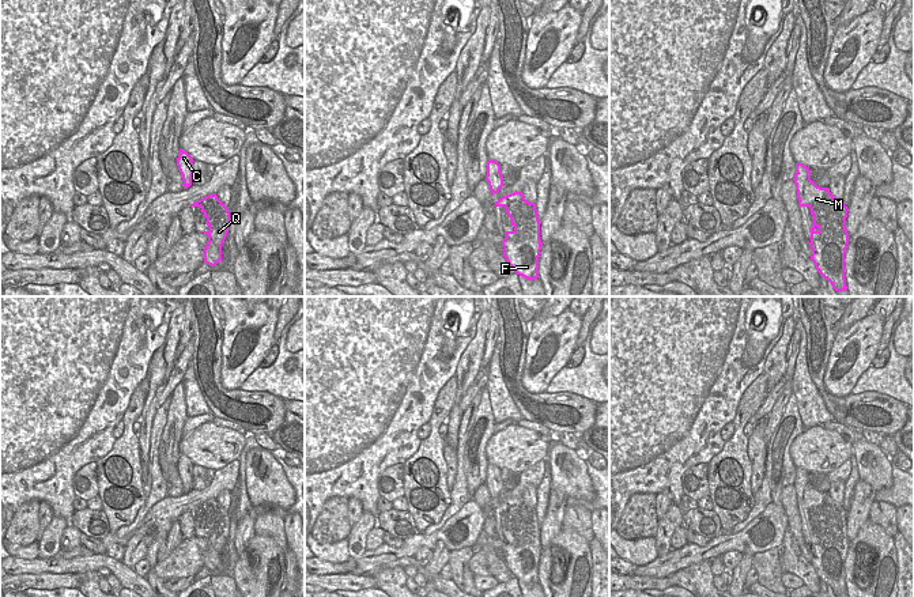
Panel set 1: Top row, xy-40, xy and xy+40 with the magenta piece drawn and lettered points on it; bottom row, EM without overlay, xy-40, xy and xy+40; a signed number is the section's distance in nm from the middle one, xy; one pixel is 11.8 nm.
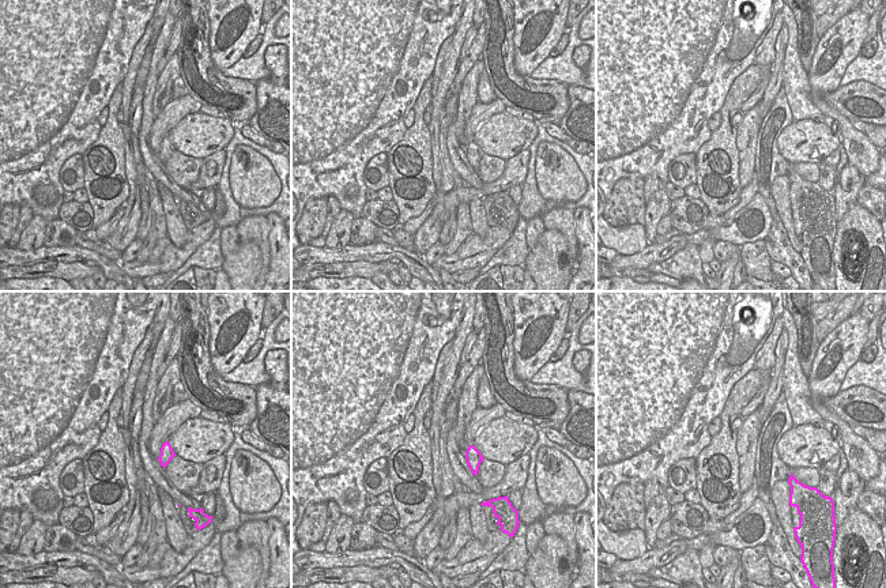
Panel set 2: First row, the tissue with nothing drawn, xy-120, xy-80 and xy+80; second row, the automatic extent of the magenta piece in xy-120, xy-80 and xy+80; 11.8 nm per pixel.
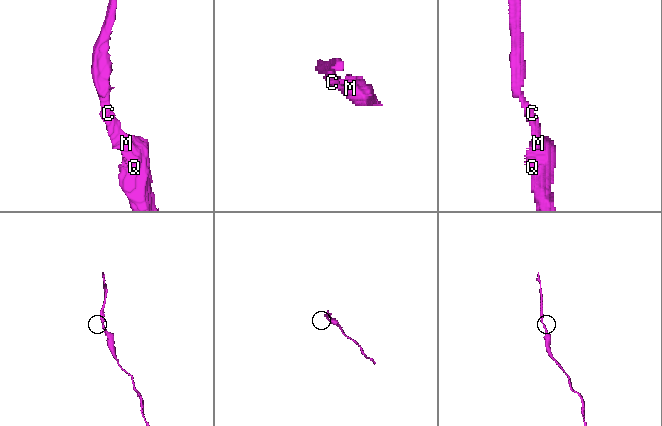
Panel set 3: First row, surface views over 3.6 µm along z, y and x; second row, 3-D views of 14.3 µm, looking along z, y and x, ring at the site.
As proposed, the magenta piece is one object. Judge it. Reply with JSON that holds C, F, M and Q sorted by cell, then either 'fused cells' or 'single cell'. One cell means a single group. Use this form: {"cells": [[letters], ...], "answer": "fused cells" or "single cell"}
{"cells": [["C", "F", "M", "Q"]], "answer": "single cell"}

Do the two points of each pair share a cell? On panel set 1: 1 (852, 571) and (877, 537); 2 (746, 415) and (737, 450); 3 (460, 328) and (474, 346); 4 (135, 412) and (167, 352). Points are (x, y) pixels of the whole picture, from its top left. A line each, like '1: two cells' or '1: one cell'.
1: one cell
2: one cell
3: two cells
4: two cells

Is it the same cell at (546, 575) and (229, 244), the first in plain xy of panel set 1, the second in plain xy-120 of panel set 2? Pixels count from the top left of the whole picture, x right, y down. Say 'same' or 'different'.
different

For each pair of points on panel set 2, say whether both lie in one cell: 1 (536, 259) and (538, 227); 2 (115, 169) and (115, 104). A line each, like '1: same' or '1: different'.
1: different
2: same

